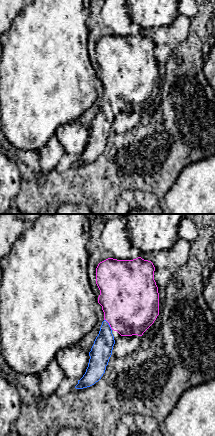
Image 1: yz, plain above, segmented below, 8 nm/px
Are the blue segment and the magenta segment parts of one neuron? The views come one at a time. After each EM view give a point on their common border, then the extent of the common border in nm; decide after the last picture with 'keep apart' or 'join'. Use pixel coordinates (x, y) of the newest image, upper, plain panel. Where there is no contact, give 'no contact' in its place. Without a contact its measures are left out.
meets blue at (108, 100); contact 110 nm long

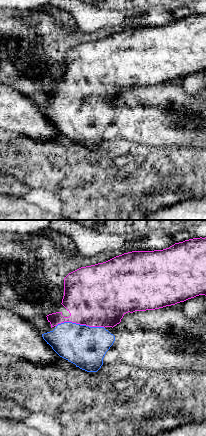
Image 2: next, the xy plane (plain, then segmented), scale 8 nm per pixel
meets blue at (79, 100); contact 400 nm long

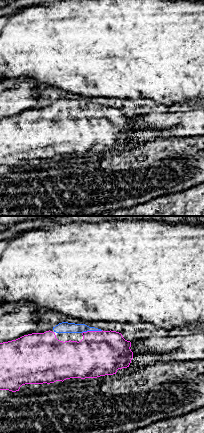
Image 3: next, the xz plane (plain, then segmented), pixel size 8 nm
meets blue at (92, 106); contact 170 nm long

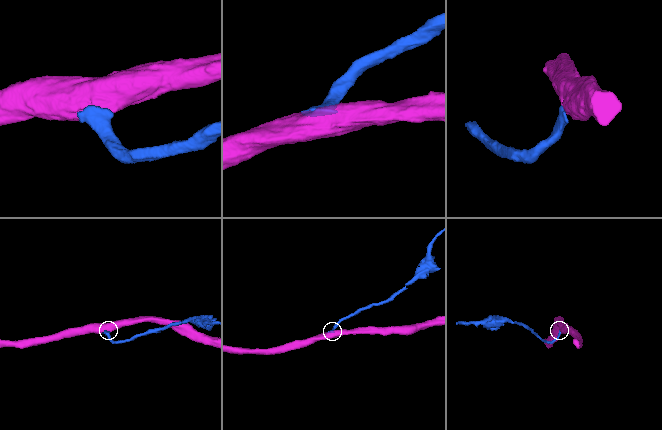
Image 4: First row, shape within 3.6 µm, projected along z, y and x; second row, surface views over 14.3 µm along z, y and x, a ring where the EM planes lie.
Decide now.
join

